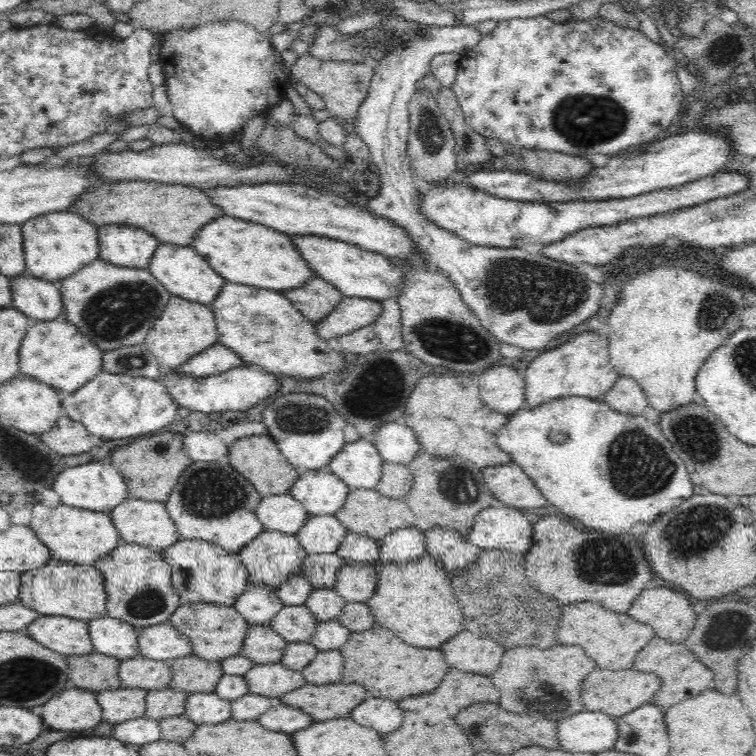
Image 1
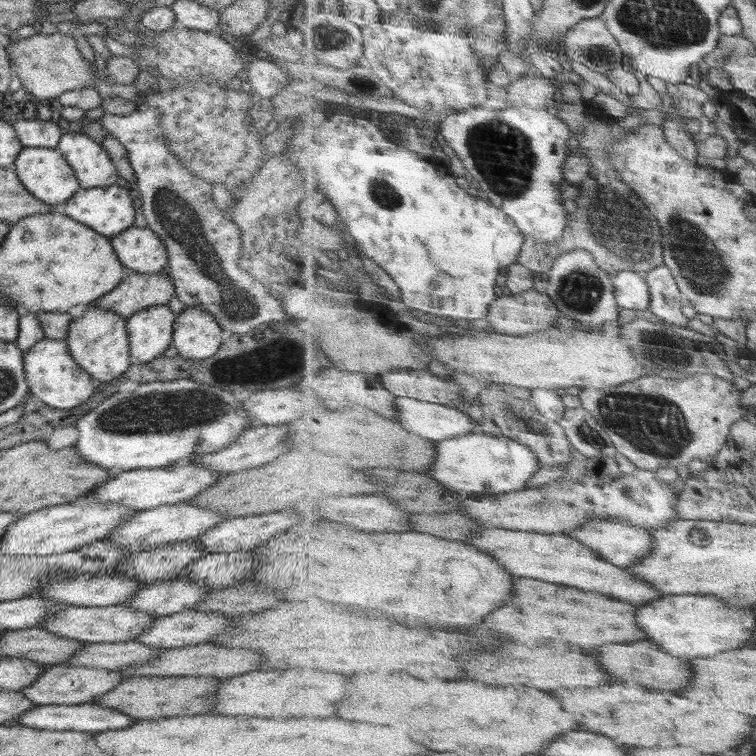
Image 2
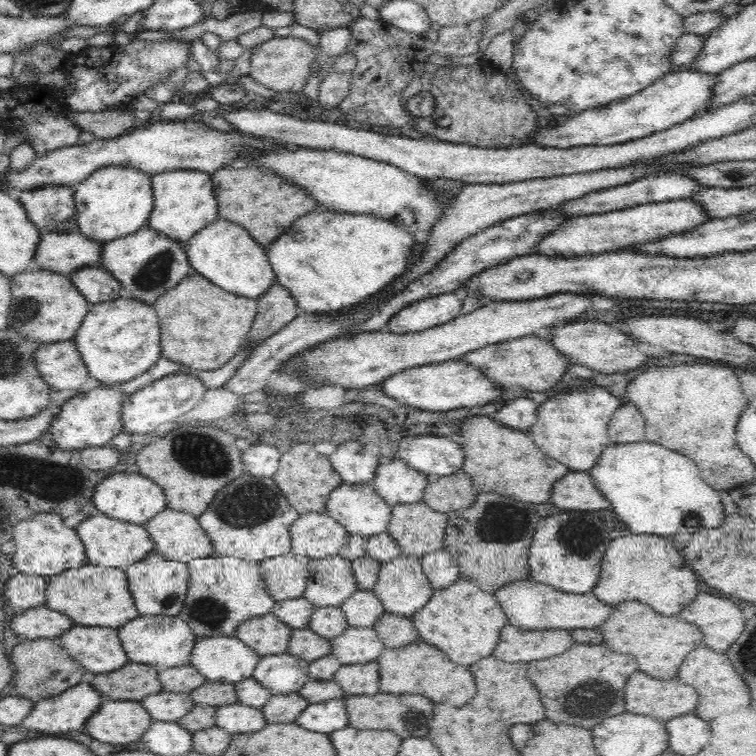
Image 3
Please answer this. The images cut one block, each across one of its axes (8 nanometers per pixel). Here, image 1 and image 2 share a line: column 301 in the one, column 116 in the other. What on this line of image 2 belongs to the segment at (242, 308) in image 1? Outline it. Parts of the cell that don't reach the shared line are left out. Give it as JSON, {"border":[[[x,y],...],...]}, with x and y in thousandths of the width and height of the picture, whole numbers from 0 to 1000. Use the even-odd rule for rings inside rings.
{"border":[[[122,401],[116,402],[108,419],[95,421],[90,430],[86,452],[93,468],[108,488],[135,508],[148,503],[159,504],[160,496],[165,495],[172,484],[173,466],[167,423],[167,419]]]}

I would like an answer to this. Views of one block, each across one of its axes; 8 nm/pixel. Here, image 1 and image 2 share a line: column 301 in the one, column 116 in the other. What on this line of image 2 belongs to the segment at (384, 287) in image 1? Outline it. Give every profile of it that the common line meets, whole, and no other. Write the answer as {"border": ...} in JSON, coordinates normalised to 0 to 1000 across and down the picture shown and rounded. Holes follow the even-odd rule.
{"border":[[[175,298],[147,313],[151,336],[168,360],[212,361],[220,358],[222,332],[206,308],[196,300]]]}

